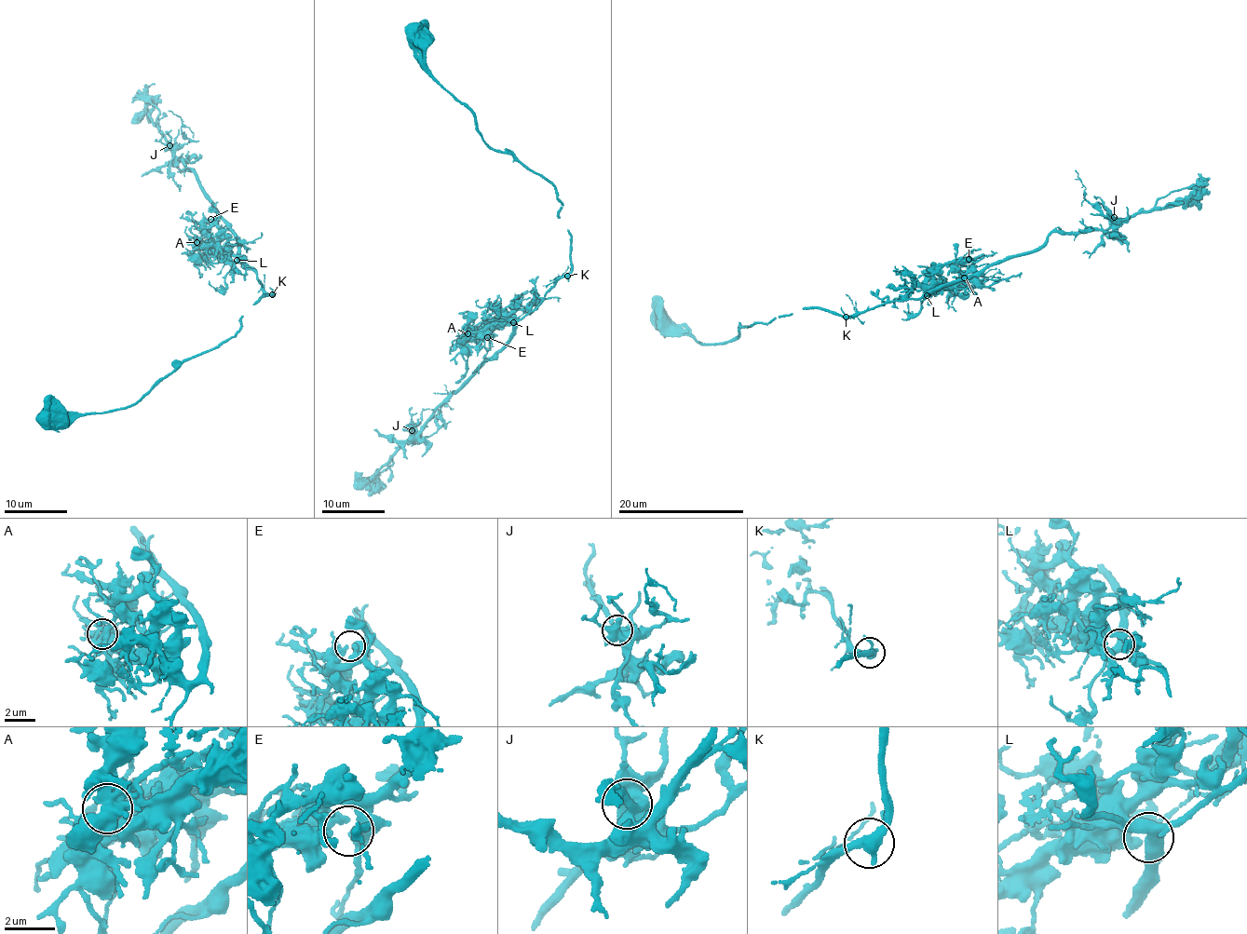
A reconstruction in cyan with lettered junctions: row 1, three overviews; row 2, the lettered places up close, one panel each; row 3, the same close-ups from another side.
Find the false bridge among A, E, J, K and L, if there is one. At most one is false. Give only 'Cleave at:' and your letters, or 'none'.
Cleave at: none

